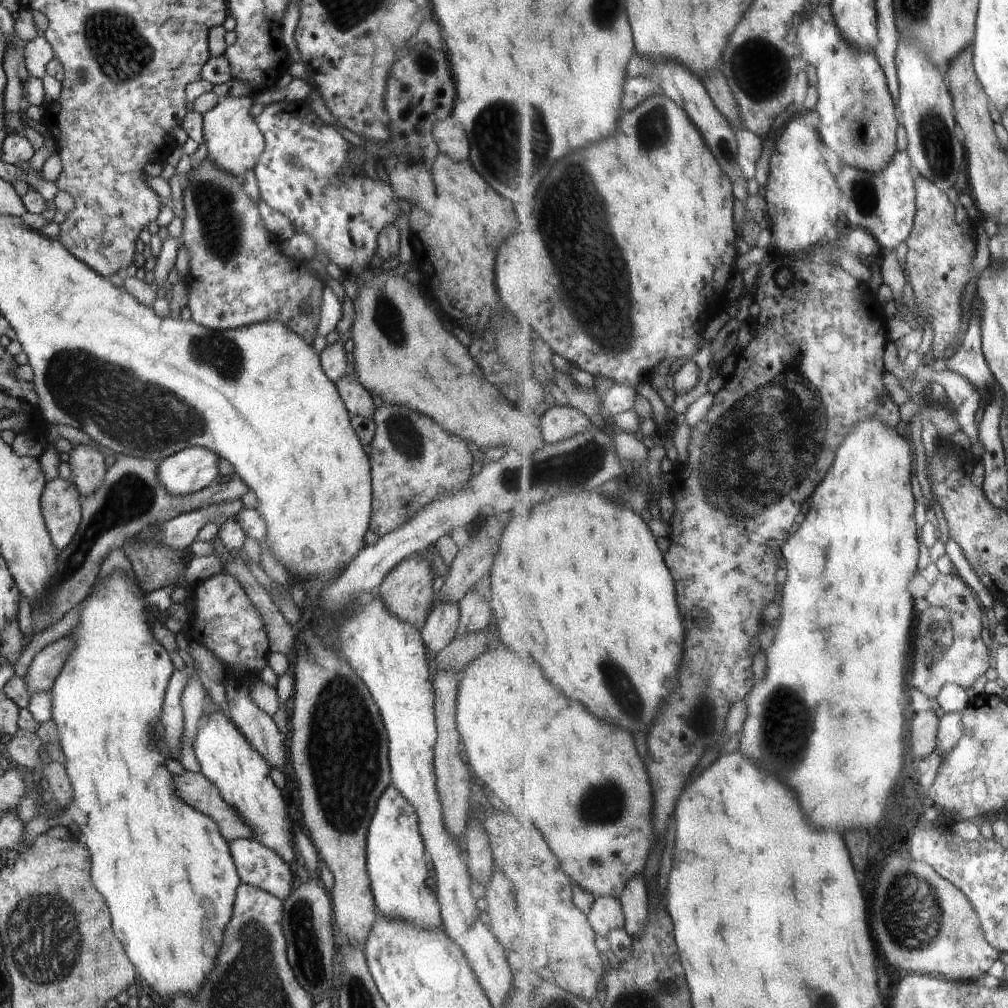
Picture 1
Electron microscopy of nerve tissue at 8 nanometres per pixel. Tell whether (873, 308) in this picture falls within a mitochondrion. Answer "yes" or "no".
no

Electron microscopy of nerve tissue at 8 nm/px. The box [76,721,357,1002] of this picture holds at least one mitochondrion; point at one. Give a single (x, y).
(307, 956)

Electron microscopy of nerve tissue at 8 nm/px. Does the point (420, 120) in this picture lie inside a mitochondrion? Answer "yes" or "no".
no

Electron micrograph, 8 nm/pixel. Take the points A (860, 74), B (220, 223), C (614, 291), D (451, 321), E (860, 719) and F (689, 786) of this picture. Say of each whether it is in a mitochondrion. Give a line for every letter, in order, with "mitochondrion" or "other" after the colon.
A: other
B: mitochondrion
C: mitochondrion
D: other
E: other
F: other

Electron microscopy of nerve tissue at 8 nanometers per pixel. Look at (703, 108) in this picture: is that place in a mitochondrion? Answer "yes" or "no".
no

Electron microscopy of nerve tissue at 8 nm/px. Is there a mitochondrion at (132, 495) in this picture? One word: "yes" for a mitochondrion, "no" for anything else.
yes

